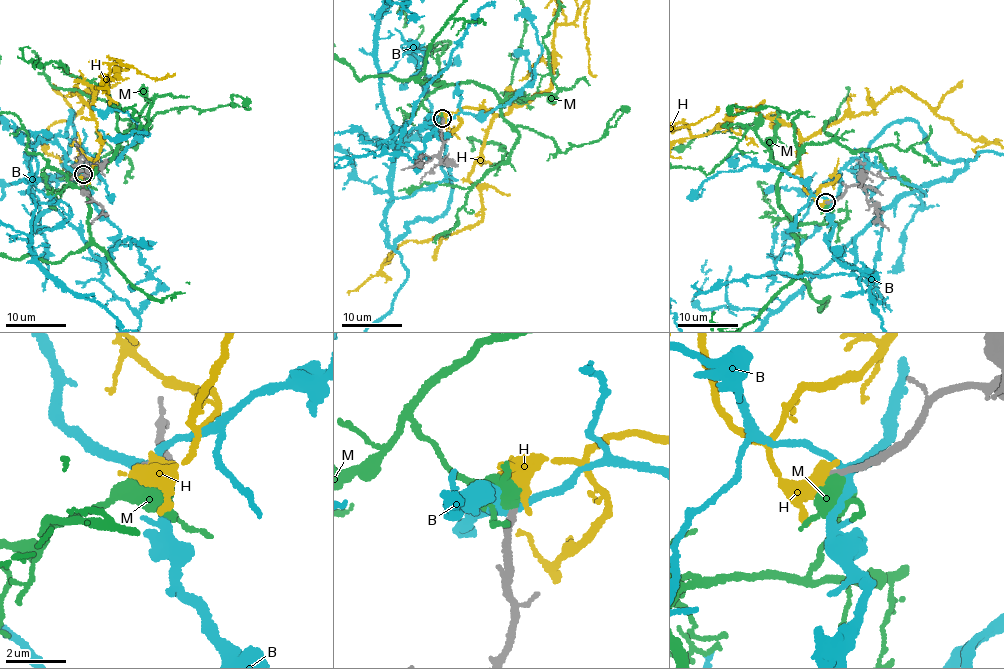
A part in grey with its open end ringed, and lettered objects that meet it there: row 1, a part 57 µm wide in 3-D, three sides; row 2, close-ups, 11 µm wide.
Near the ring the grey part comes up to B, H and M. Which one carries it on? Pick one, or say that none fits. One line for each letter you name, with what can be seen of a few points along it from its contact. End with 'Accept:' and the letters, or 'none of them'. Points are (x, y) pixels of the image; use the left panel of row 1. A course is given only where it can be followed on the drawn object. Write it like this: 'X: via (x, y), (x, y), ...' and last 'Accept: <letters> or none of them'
Accept: none of them

